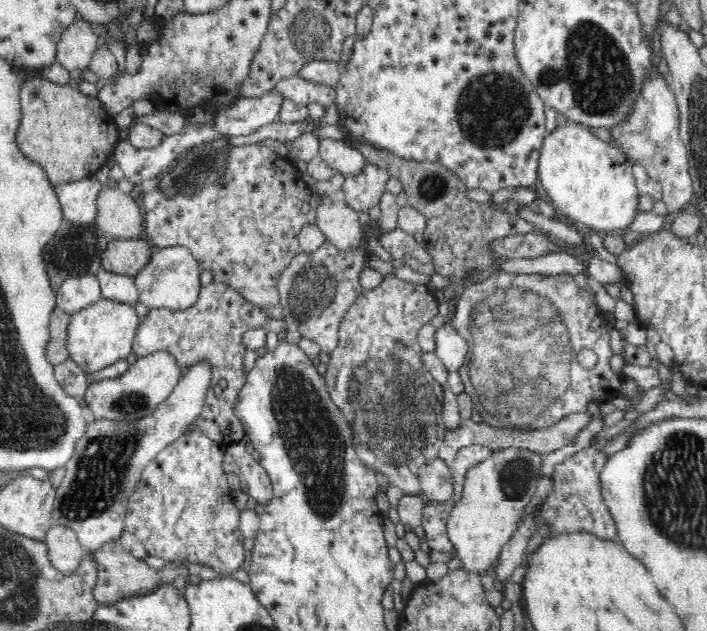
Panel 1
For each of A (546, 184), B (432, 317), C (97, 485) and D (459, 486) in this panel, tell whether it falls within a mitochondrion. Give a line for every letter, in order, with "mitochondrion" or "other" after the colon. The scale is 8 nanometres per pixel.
A: other
B: other
C: mitochondrion
D: other

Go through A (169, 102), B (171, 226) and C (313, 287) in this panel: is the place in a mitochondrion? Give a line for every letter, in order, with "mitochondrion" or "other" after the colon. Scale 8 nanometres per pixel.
A: other
B: other
C: mitochondrion

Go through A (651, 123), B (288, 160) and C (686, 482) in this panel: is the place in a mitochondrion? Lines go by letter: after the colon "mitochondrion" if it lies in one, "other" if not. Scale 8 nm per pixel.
A: mitochondrion
B: other
C: mitochondrion

